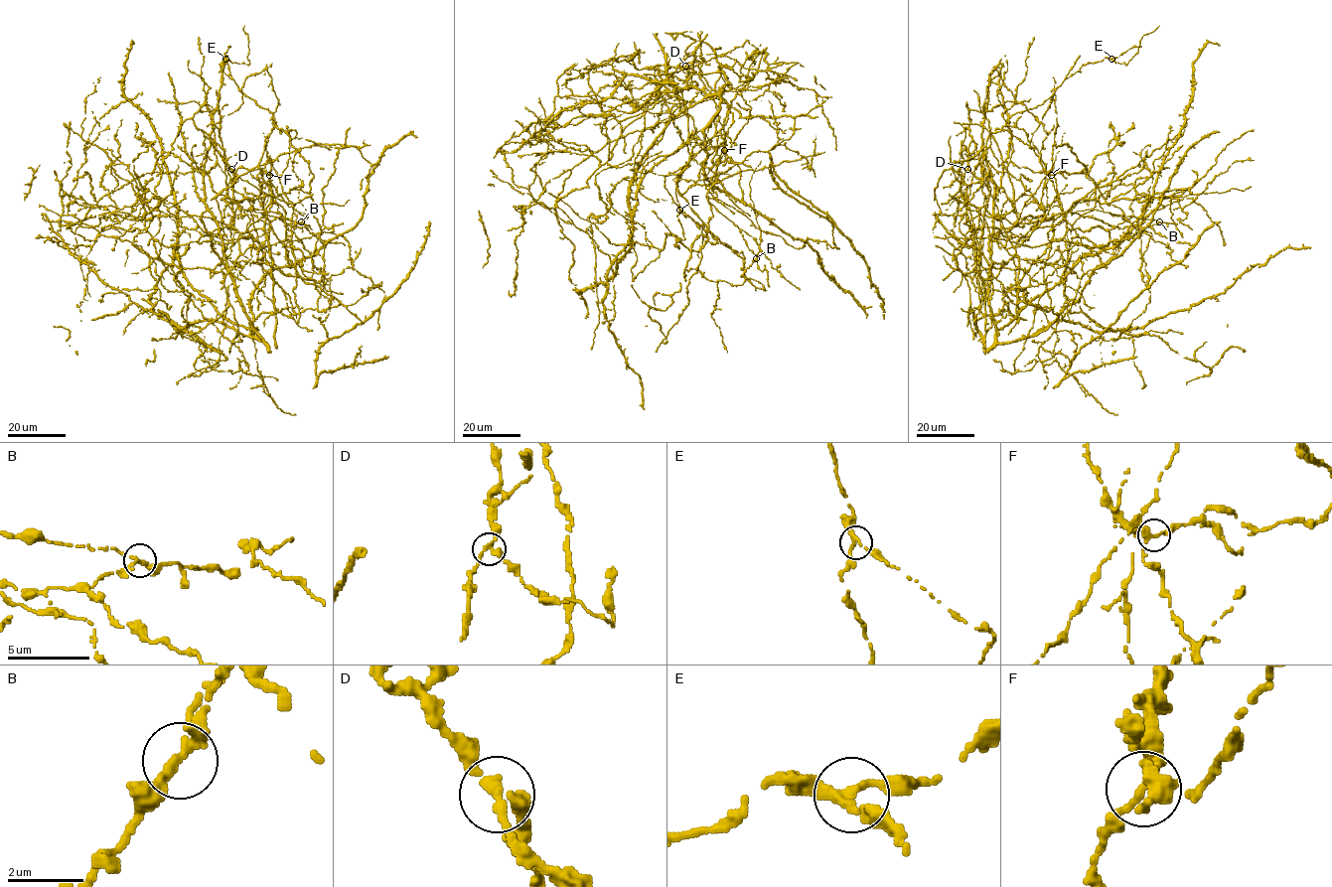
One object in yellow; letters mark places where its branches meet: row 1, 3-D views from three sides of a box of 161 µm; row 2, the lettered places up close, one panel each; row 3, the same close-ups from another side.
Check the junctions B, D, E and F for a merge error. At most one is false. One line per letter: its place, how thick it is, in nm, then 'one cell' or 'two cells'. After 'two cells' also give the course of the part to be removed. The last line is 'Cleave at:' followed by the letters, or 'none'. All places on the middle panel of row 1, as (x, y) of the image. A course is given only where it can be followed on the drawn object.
B: place (756, 258); calibre 220 nm; two cells; course (756, 258), (761, 230), (750, 198), (749, 185), (760, 161)
D: place (685, 66); calibre 200 nm; one cell
E: place (679, 210); calibre 240 nm; one cell
F: place (724, 150); calibre 200 nm; one cell
Cleave at: B

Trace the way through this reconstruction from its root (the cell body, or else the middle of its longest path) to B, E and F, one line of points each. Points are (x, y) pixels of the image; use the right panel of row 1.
B: (994, 227), (1048, 219), (1077, 201), (1091, 200), (1096, 182), (1085, 168), (1104, 212), (1138, 226), (1159, 221)
E: (994, 227), (996, 339), (1037, 336), (1103, 262), (1008, 119), (1111, 59)
F: (994, 227), (988, 302), (996, 339), (1011, 342), (1037, 336), (1078, 299), (1103, 264), (1067, 222), (1051, 175)

